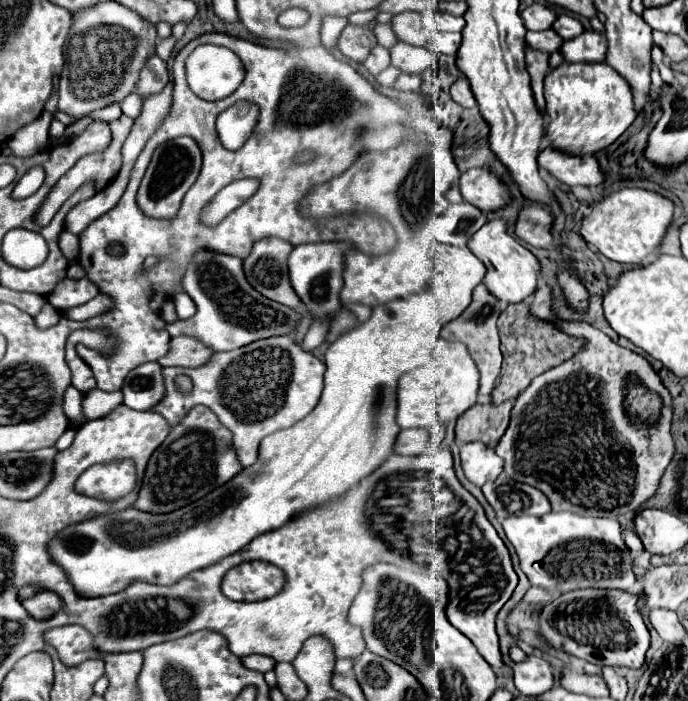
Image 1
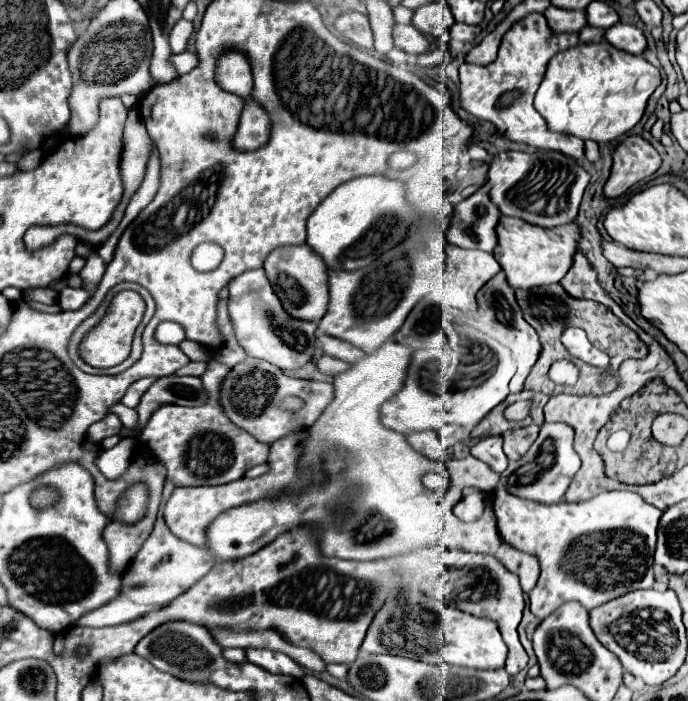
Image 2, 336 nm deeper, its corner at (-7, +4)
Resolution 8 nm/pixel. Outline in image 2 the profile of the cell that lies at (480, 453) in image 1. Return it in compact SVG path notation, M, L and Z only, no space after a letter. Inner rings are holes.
M486 436L478 444L470 448L470 454L482 462L486 462L494 472L502 474L508 466L508 458L502 452L502 436Z

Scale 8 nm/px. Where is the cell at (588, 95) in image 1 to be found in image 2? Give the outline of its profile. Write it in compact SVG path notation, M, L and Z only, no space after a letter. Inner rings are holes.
M604 40L596 44L580 42L578 46L568 48L550 60L546 76L536 92L534 106L542 114L542 118L548 122L548 128L552 128L554 132L572 134L576 138L594 140L602 144L602 142L612 142L624 136L640 122L648 98L658 86L660 86L660 72L642 56L620 52Z

